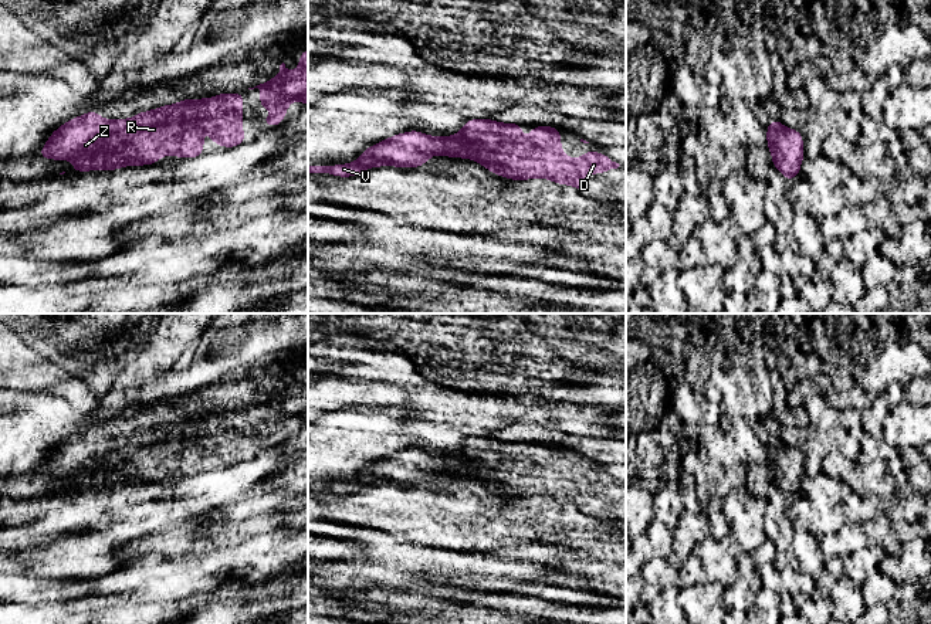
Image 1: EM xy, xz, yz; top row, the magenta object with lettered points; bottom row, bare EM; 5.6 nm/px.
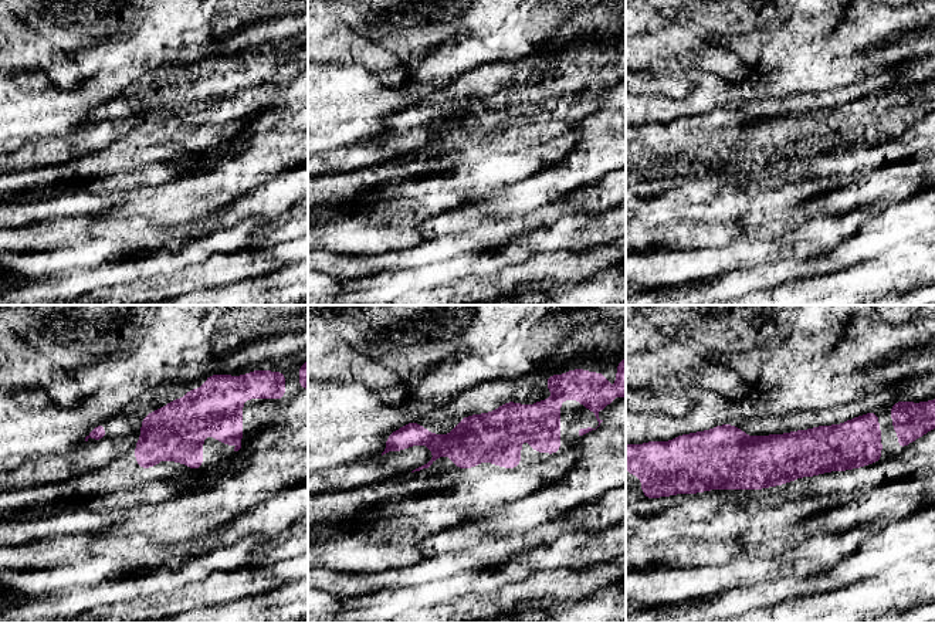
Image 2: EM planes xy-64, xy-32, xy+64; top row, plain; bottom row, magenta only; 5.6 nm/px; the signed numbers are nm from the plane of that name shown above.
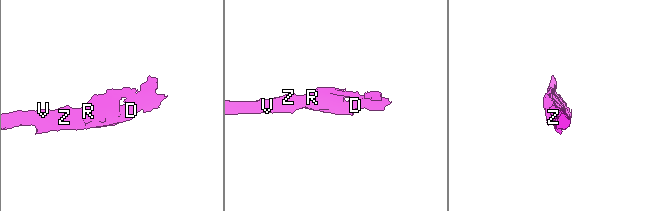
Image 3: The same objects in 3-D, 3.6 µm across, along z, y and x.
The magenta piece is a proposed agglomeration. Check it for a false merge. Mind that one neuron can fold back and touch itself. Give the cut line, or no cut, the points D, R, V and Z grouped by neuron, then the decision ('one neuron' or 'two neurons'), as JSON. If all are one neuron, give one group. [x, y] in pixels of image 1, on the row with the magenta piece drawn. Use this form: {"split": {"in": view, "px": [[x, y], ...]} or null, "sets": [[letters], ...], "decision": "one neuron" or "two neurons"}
{"split": null, "sets": [["D", "R", "V", "Z"]], "decision": "one neuron"}

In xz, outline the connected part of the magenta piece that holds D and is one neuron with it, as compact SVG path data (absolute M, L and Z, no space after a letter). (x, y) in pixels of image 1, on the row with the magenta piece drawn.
M488 118L470 119L454 136L427 136L420 130L395 135L366 147L355 163L309 166L308 173L351 177L378 166L419 167L433 155L466 157L485 166L491 173L512 180L544 177L558 184L586 189L590 173L605 173L620 165L599 152L565 157L561 130L531 125L535 130L522 146L521 123L500 123Z

